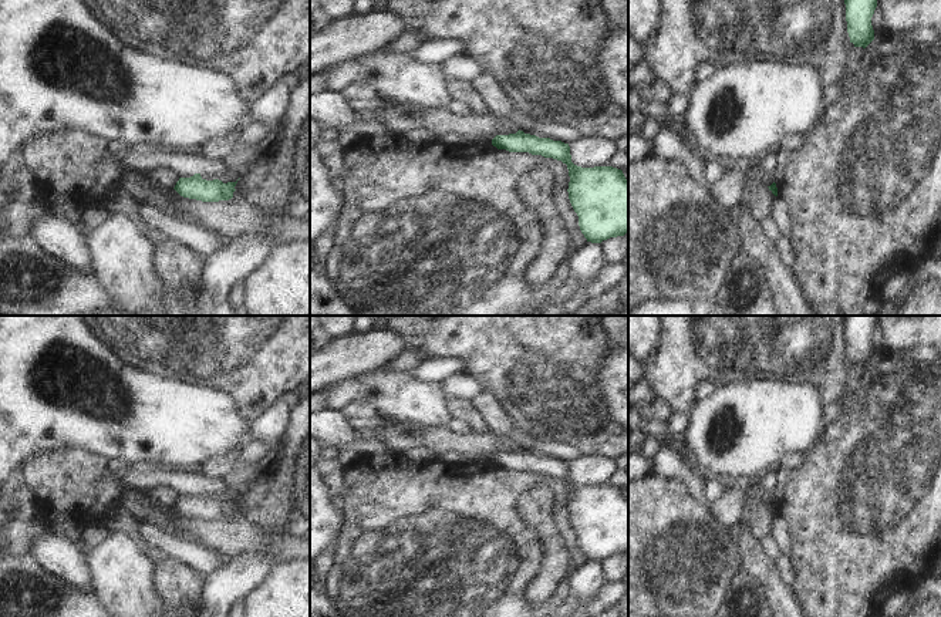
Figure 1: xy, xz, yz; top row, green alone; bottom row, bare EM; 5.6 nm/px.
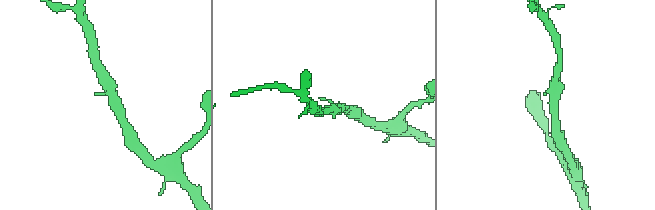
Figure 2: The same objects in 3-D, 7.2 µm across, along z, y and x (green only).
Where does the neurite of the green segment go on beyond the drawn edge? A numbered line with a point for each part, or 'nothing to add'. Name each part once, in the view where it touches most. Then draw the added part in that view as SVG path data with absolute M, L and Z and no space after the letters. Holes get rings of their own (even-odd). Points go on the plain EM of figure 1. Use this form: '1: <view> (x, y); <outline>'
nothing to add

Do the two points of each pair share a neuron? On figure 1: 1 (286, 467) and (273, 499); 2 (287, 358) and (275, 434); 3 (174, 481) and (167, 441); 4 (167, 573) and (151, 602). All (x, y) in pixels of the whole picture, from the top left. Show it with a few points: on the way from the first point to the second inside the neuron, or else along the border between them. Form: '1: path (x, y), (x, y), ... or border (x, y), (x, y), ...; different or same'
1: path (286, 475), (279, 491); same
2: border (279, 403), (252, 422); different
3: border (164, 468), (196, 475); different
4: border (154, 563), (158, 593), (161, 596); different

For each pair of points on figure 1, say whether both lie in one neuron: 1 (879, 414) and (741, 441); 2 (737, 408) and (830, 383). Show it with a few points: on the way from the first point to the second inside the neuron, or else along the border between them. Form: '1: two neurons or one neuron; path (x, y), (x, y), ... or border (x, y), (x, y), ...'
1: two neurons; border (827, 425), (820, 437)
2: two neurons; border (783, 378), (813, 383), (827, 404)

